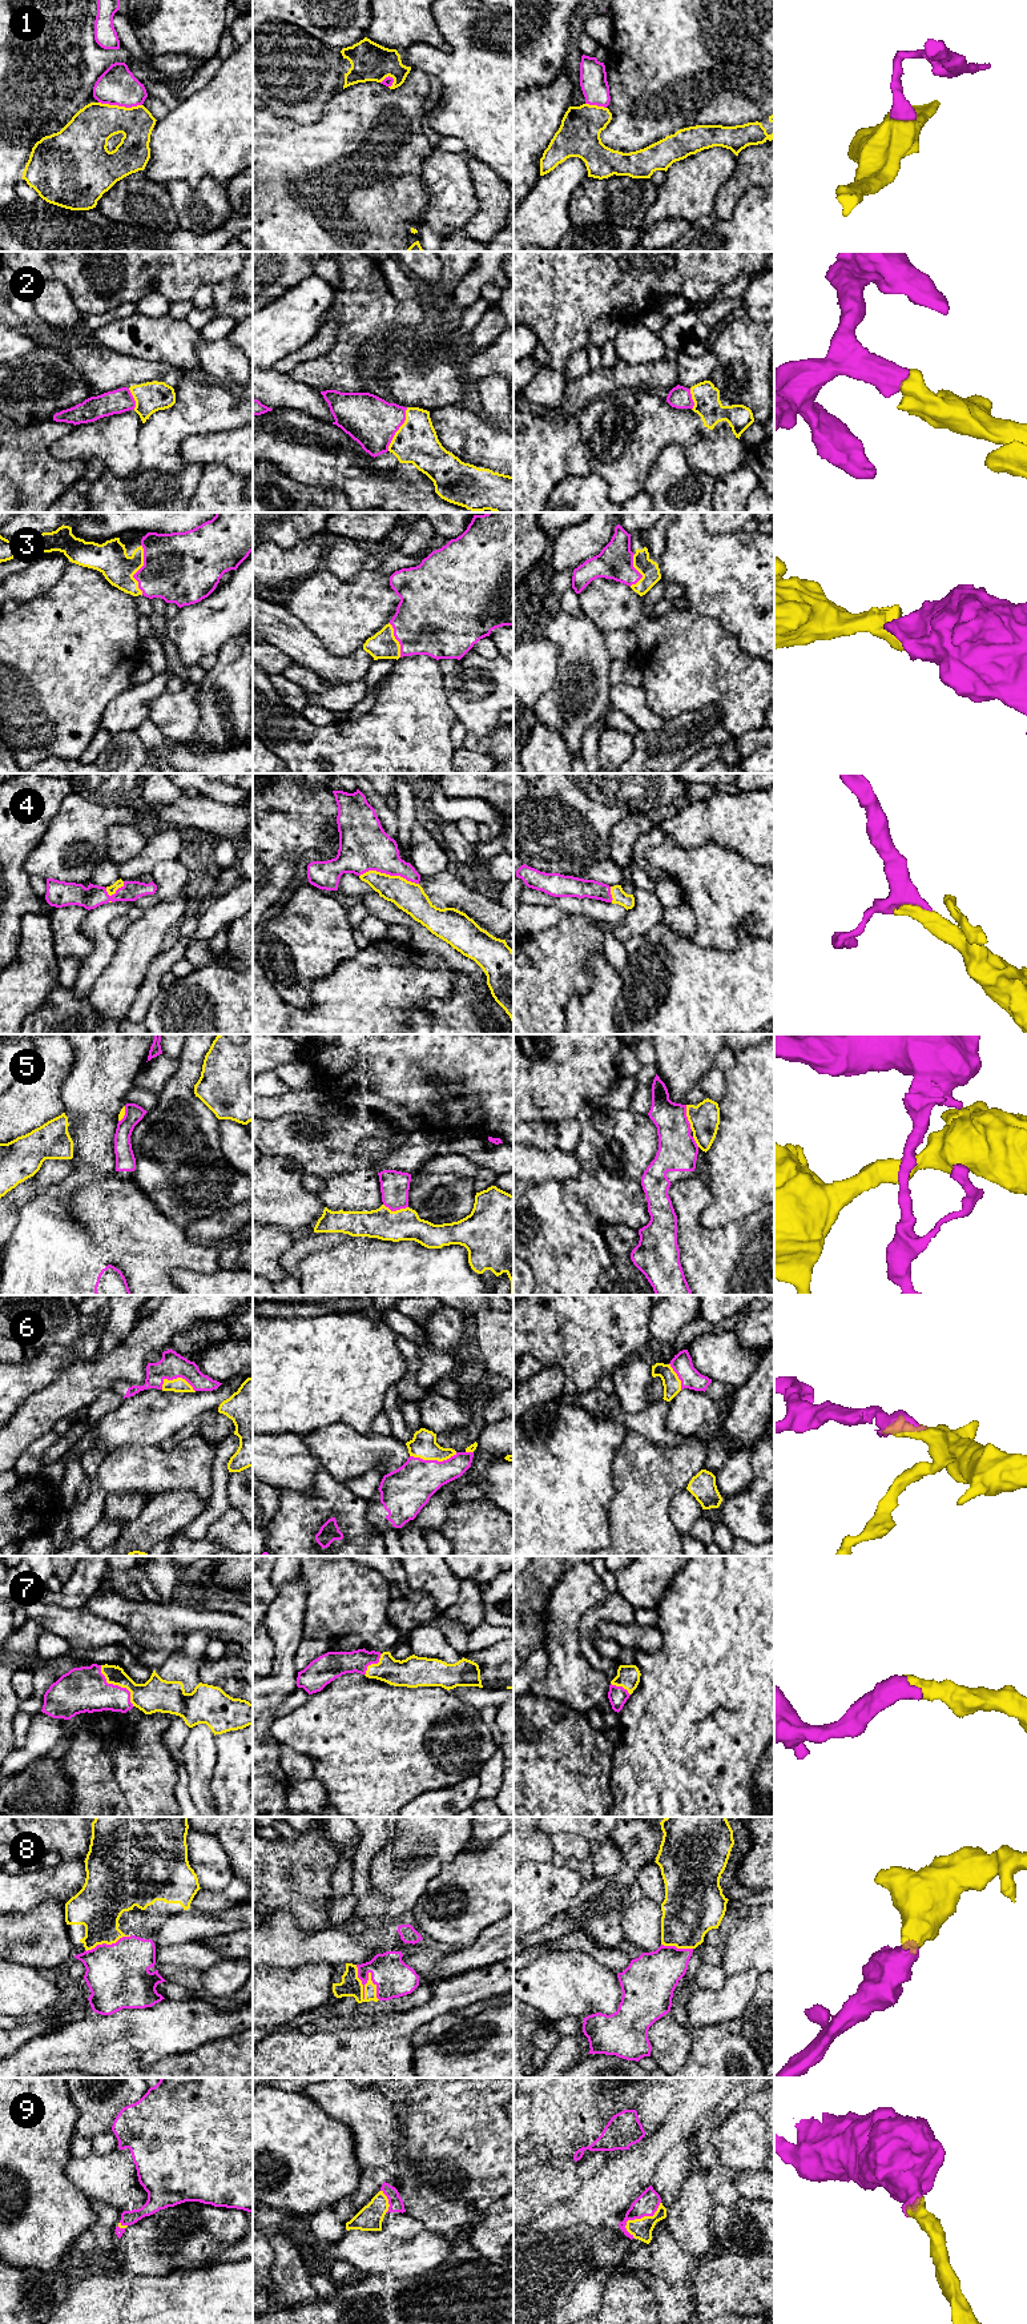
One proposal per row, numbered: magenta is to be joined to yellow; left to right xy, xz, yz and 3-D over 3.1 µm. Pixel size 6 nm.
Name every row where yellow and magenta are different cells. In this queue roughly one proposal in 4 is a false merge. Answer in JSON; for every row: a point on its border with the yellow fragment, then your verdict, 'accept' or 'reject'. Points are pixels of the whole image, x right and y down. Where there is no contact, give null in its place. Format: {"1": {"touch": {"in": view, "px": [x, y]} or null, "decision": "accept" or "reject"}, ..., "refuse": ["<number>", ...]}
{"1": {"touch": {"in": "xy", "px": [120, 107]}, "decision": "reject"}, "2": {"touch": {"in": "xz", "px": [399, 429]}, "decision": "accept"}, "3": {"touch": {"in": "xy", "px": [139, 569]}, "decision": "accept"}, "4": {"touch": {"in": "xz", "px": [389, 875]}, "decision": "accept"}, "5": {"touch": {"in": "xz", "px": [397, 1210]}, "decision": "reject"}, "6": {"touch": {"in": "xz", "px": [433, 1459]}, "decision": "accept"}, "7": {"touch": {"in": "xy", "px": [117, 1684]}, "decision": "accept"}, "8": {"touch": {"in": "xz", "px": [367, 1981]}, "decision": "accept"}, "9": {"touch": {"in": "yz", "px": [637, 2219]}, "decision": "accept"}, "refuse": ["1", "5"]}

